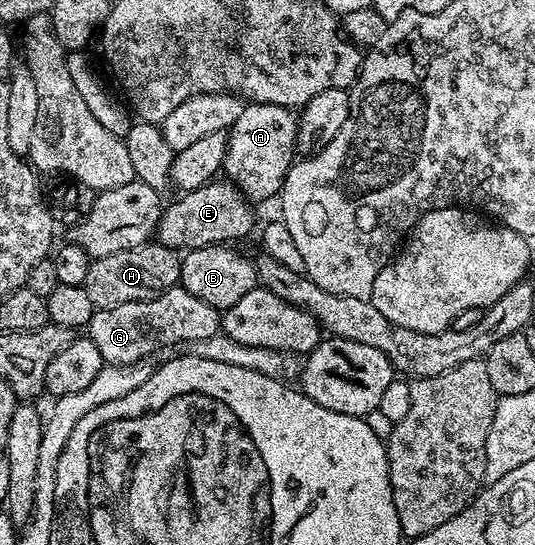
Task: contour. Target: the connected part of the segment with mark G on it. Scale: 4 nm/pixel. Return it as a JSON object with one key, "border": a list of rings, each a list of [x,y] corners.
{"border":[[[176,285],[165,293],[161,293],[157,299],[117,305],[113,309],[104,311],[96,310],[87,323],[85,331],[93,341],[93,345],[97,347],[97,353],[101,353],[104,364],[113,367],[128,367],[134,363],[140,363],[143,359],[151,359],[159,346],[175,347],[178,343],[194,345],[220,334],[221,312],[213,305],[205,305],[205,301],[193,297],[193,293],[189,293],[181,285]]]}

